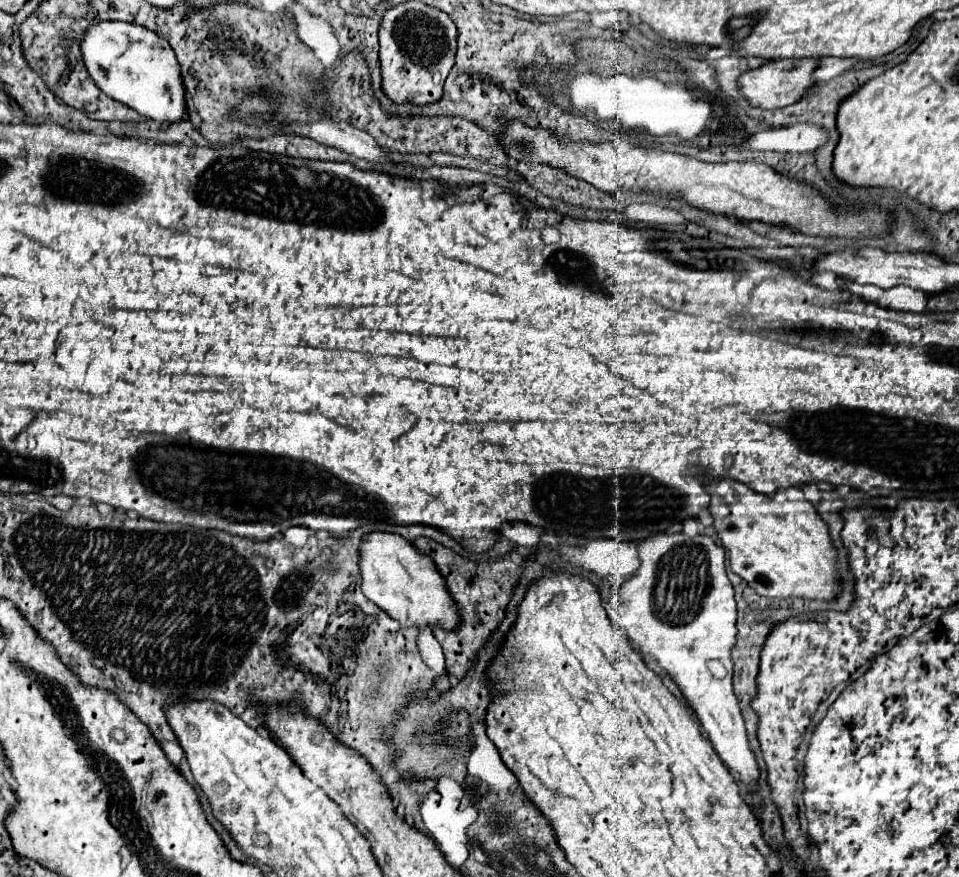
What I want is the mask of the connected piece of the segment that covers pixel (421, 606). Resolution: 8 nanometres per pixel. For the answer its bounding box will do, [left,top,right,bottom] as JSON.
[361,533,461,631]

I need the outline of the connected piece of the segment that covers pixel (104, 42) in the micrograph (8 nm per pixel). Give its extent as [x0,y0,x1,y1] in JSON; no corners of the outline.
[81,21,187,127]

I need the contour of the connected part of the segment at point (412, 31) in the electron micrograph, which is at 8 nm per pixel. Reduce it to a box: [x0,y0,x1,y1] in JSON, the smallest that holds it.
[379,1,457,103]

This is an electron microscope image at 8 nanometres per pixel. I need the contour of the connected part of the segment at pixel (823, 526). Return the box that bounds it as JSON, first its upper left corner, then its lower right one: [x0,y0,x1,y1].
[707,479,839,601]

